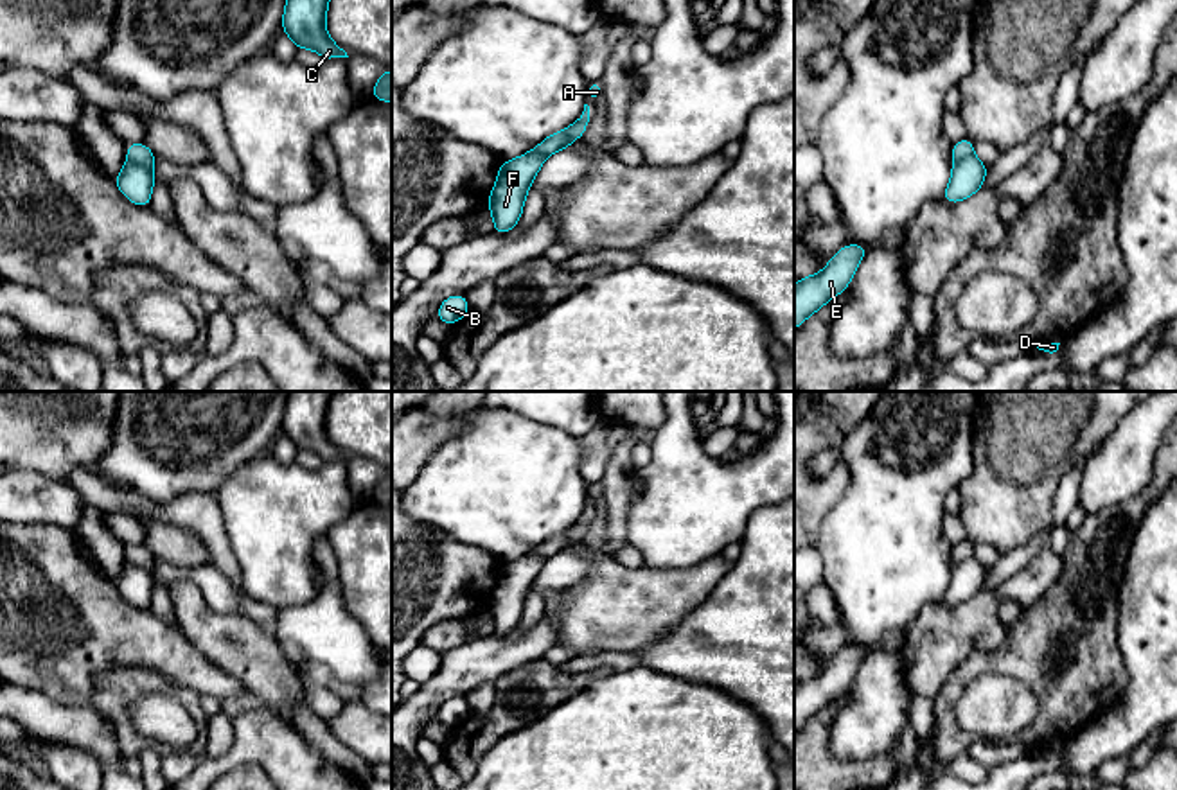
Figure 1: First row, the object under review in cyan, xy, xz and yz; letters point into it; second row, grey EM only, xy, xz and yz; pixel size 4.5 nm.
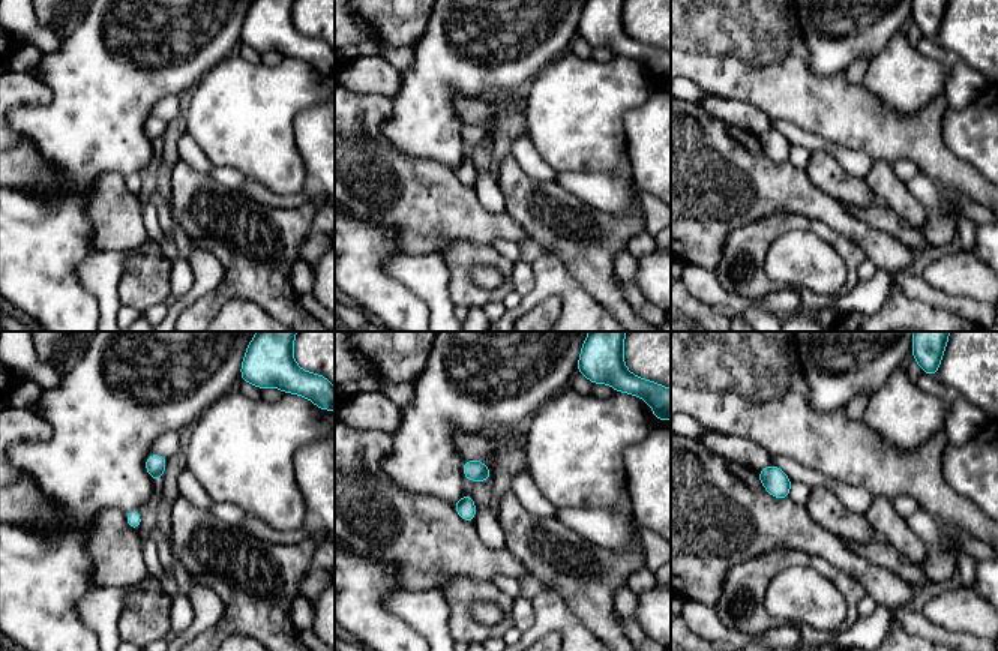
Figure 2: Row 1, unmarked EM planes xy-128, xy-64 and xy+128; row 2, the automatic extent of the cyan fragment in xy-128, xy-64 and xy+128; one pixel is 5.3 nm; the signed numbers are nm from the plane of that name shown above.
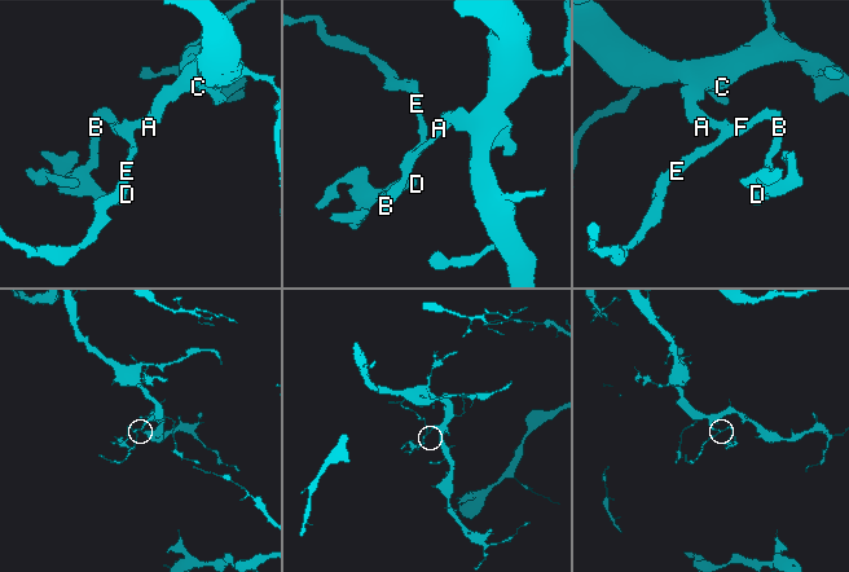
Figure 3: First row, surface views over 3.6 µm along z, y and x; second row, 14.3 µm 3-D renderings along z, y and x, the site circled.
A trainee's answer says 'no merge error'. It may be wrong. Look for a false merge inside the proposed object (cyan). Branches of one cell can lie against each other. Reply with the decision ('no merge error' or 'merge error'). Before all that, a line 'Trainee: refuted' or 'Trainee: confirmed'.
Trainee: refuted
merge error

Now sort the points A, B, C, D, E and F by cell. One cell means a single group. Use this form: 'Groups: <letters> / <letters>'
Groups: A C / B D E F

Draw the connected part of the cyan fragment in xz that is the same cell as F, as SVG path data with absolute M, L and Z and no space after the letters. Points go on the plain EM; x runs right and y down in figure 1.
M532 551L516 562L501 564L498 584L487 600L494 621L494 636L507 636L519 625L525 598L544 560Z

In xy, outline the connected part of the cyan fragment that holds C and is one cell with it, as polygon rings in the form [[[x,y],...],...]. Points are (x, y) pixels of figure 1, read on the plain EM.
[[[289,391],[282,433],[296,451],[316,452],[323,461],[349,460],[329,438],[325,417],[332,391]]]

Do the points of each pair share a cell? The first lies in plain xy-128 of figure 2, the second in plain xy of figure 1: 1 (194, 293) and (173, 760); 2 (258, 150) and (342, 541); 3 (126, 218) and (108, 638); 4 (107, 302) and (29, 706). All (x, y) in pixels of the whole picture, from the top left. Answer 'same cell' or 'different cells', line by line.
1: different cells
2: different cells
3: same cell
4: same cell

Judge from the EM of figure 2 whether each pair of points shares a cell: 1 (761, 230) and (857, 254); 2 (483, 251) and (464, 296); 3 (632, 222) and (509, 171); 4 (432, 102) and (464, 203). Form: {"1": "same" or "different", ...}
{"1": "same", "2": "same", "3": "same", "4": "different"}

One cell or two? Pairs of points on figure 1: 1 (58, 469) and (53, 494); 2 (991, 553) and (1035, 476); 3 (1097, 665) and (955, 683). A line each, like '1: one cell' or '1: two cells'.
1: two cells
2: two cells
3: one cell

